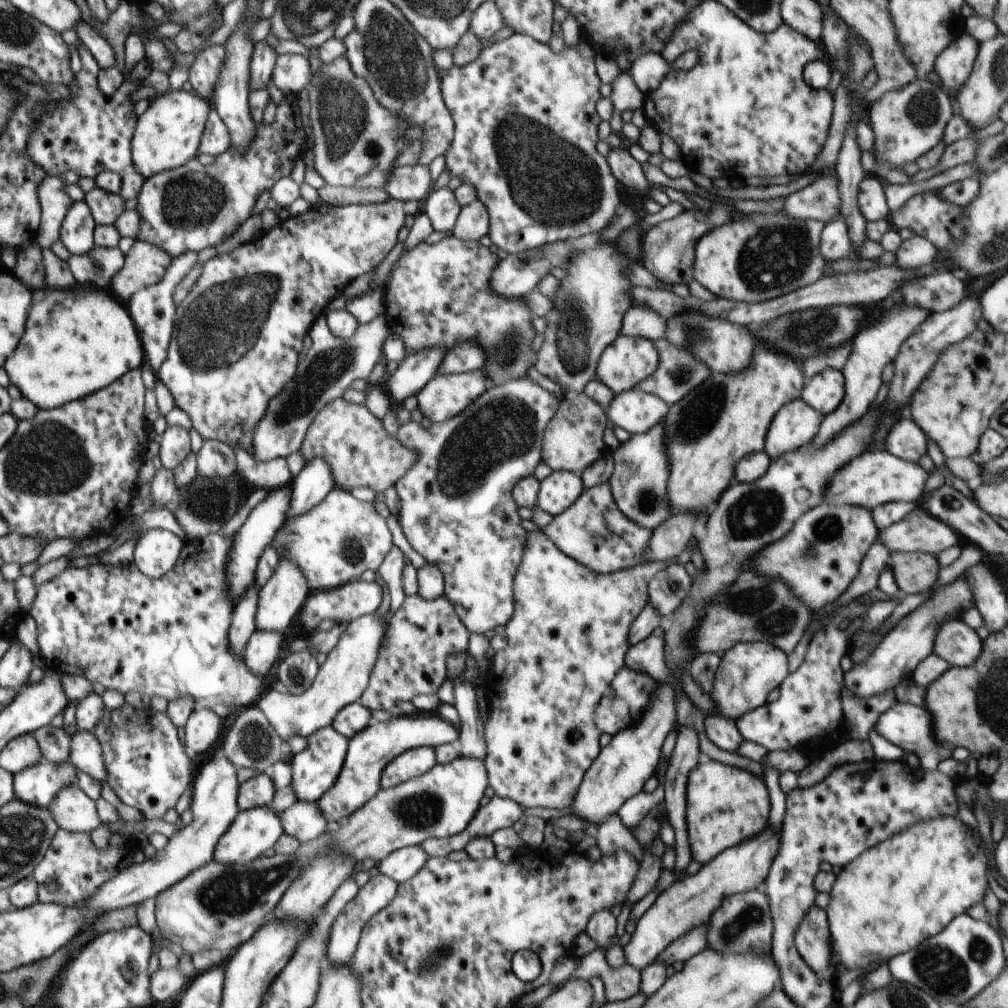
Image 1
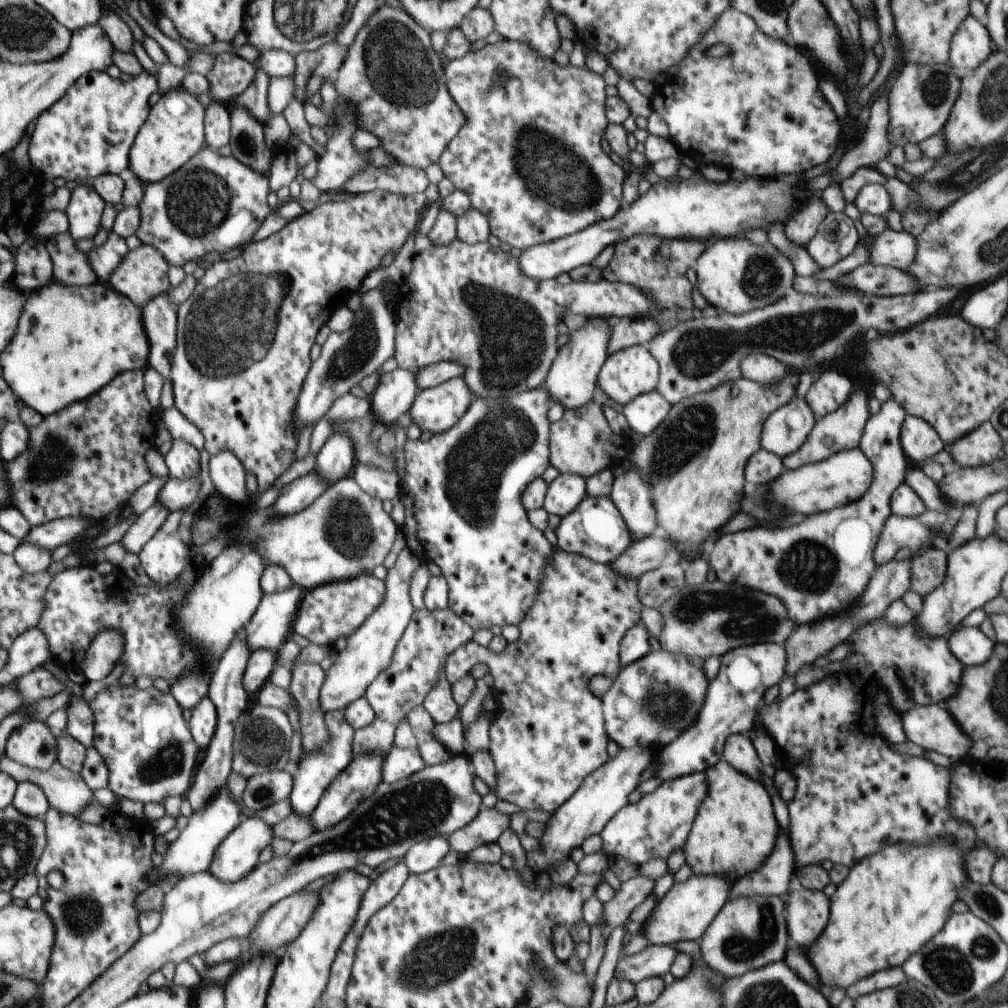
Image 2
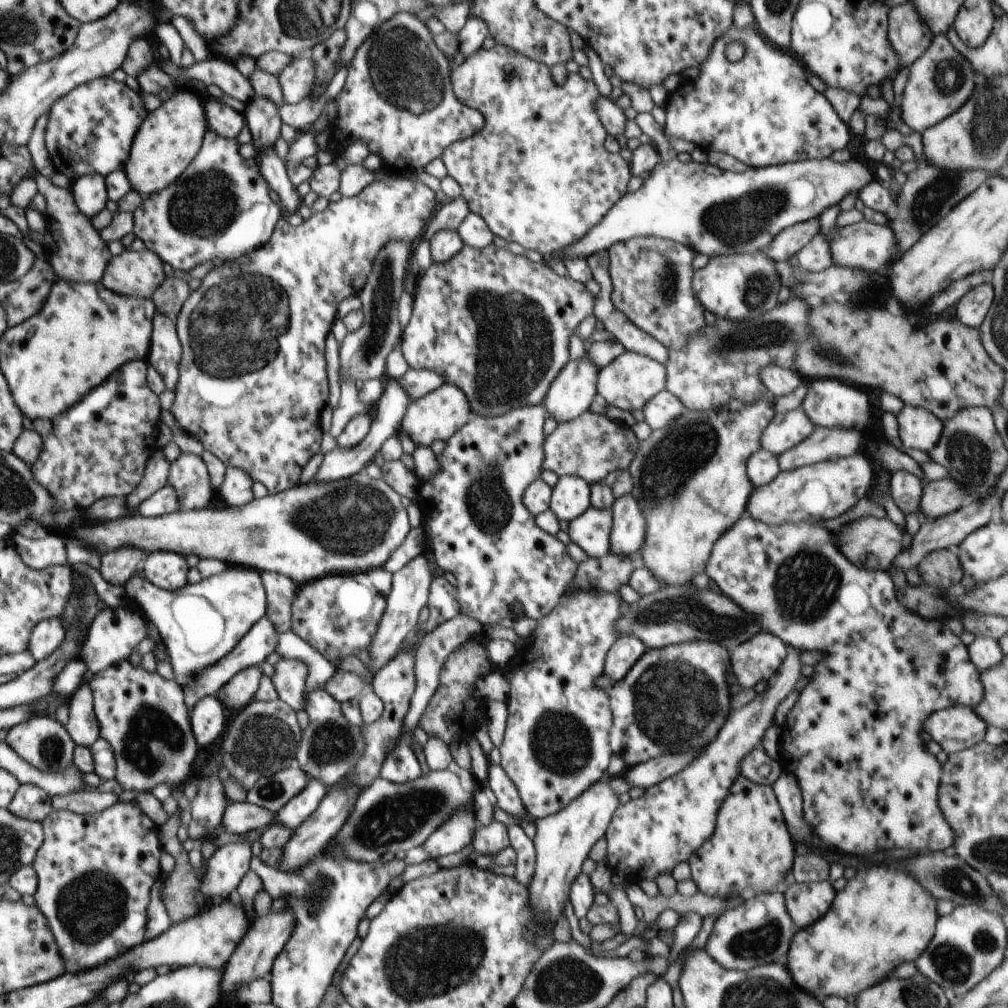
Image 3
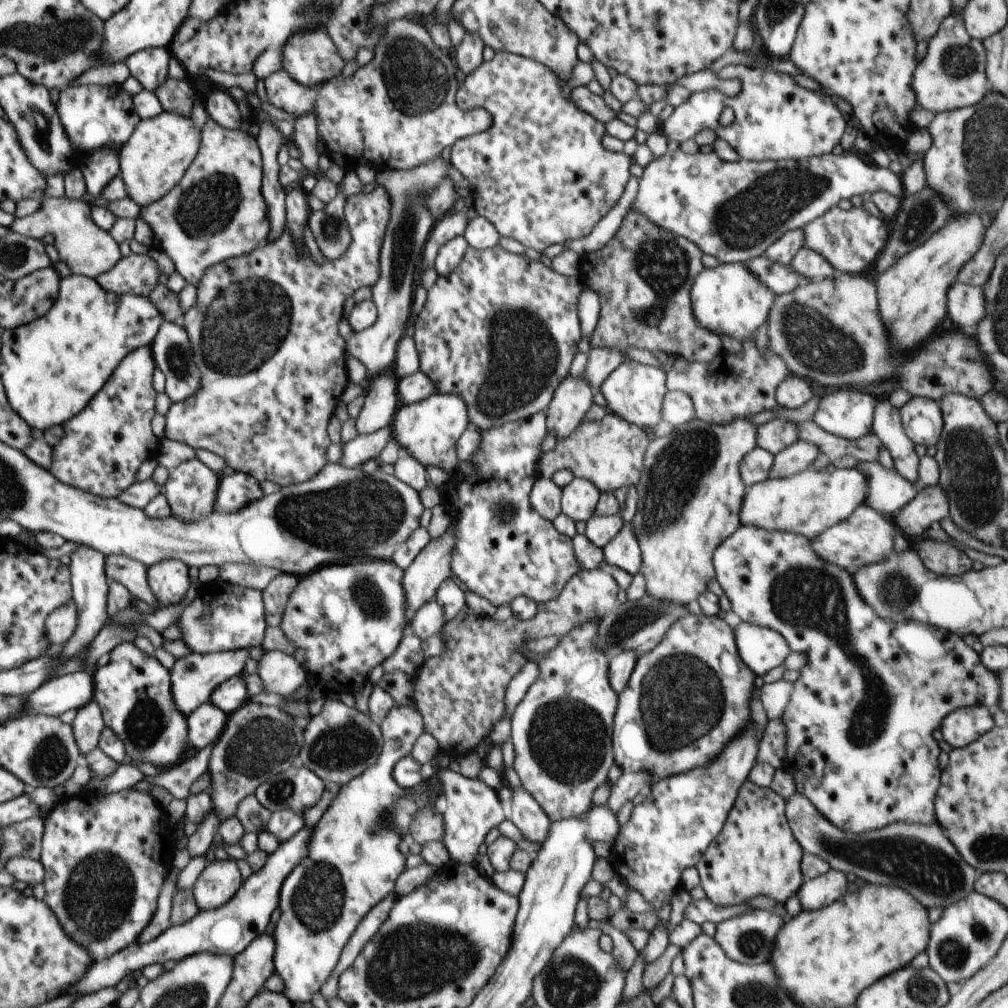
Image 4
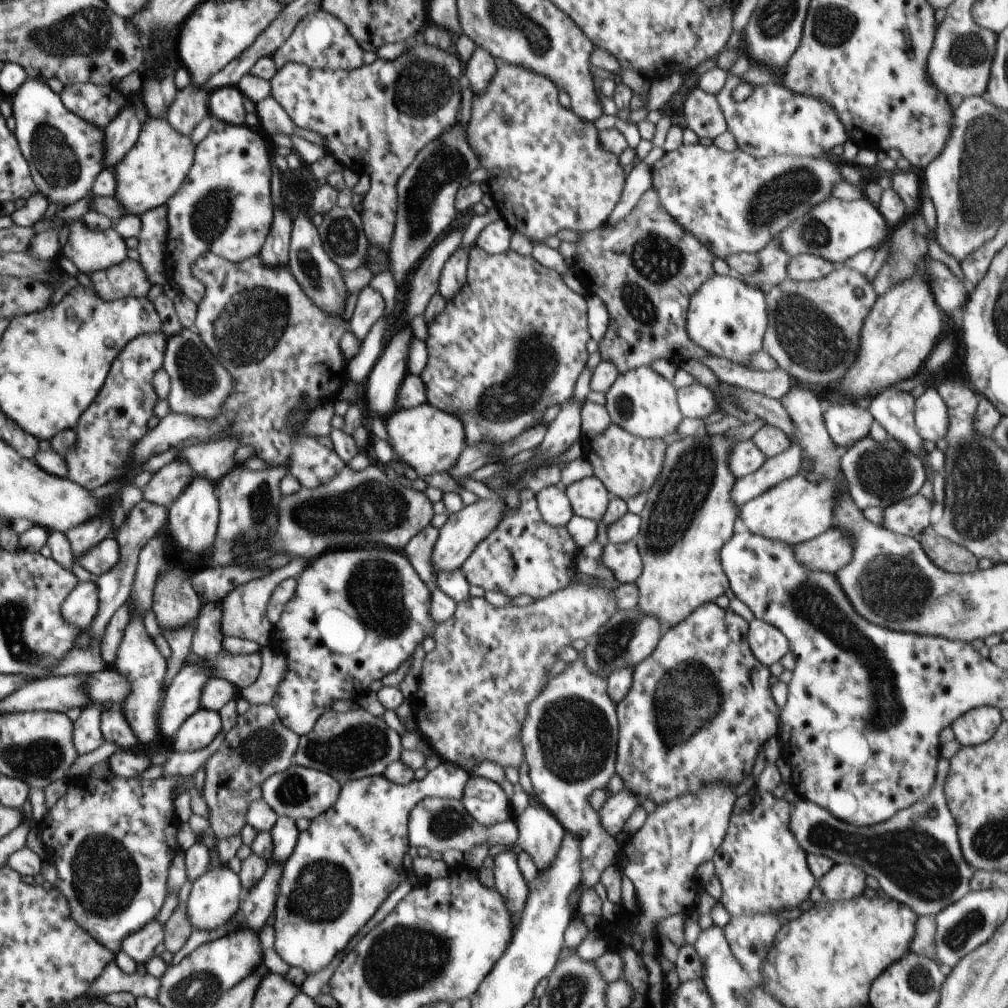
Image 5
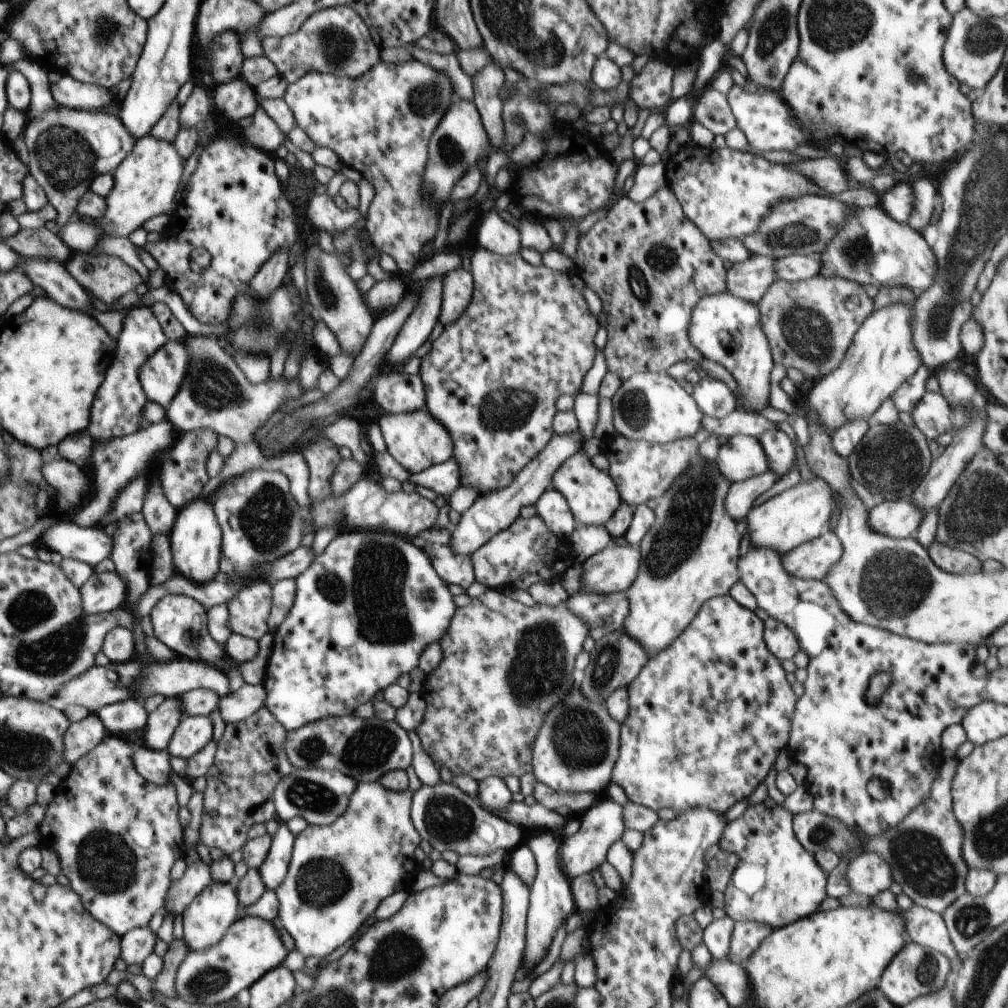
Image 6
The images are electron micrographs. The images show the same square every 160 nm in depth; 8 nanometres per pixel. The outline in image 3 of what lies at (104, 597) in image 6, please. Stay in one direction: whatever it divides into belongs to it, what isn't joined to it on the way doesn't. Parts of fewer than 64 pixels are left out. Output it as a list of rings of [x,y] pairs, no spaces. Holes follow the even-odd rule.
[[[60,617],[41,620],[32,629],[27,650],[38,662],[49,657],[62,644],[66,633]]]

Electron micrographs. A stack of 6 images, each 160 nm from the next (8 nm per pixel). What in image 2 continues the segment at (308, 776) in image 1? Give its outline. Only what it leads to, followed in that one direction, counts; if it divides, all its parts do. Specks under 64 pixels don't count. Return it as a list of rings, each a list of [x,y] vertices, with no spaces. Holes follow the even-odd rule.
[[[345,709],[331,710],[325,714],[330,738],[321,751],[311,752],[298,762],[300,772],[293,778],[293,789],[289,800],[291,809],[301,817],[309,817],[330,783],[344,770],[353,759],[352,741],[355,728],[346,720]]]

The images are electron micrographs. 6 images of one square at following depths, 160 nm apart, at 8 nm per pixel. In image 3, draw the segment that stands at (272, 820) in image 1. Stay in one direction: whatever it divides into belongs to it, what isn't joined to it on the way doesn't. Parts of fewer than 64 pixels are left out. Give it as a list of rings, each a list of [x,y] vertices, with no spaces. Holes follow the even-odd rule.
[[[230,843],[218,847],[208,859],[198,890],[208,897],[212,904],[224,901],[236,894],[240,880],[250,869],[252,843]]]

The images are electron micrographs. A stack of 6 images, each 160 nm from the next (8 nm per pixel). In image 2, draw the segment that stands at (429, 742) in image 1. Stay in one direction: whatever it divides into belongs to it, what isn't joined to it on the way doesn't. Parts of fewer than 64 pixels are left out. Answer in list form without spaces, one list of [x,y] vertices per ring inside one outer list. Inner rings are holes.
[[[370,753],[353,757],[352,762],[326,788],[318,806],[309,816],[315,831],[323,831],[336,826],[352,814],[359,802],[362,802],[365,798],[370,798],[370,795],[376,792],[378,785],[383,781],[382,765],[385,756]]]

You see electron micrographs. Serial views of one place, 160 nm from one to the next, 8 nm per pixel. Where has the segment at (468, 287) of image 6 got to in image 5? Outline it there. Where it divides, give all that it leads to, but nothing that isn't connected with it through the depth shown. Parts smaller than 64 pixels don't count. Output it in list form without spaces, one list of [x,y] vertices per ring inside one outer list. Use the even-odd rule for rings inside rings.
[[[460,246],[450,255],[441,270],[438,290],[446,302],[456,297],[466,284],[470,249],[470,246]]]

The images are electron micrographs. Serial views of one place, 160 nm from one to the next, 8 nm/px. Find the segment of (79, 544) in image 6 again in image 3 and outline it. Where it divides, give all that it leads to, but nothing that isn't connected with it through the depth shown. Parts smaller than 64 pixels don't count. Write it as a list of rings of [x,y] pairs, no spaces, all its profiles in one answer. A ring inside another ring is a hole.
[[[233,566],[201,582],[188,583],[177,591],[158,588],[145,576],[135,573],[126,581],[124,588],[158,629],[176,673],[175,681],[180,686],[191,684],[201,670],[230,653],[267,609],[261,573],[248,567]]]

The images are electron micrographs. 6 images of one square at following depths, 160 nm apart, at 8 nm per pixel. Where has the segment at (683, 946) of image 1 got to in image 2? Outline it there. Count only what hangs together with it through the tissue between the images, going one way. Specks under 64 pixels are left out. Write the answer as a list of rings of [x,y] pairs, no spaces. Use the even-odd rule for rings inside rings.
[[[650,945],[642,952],[622,957],[616,965],[615,976],[633,985],[650,977],[664,977],[677,952],[668,945]]]

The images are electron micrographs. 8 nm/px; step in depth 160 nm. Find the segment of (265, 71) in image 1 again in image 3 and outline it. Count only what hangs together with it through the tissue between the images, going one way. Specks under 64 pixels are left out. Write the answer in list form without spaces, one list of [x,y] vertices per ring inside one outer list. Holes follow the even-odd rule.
[[[254,96],[246,105],[247,108],[243,114],[253,136],[251,143],[255,146],[255,150],[258,153],[266,149],[274,150],[274,144],[280,138],[280,126],[282,126],[279,107],[270,99],[258,96]]]

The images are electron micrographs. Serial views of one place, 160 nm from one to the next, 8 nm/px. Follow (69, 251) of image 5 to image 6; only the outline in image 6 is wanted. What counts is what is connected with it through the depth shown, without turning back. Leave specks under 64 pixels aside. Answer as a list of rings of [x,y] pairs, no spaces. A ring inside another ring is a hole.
[[[102,235],[102,238],[90,253],[100,253],[121,258],[128,266],[140,273],[146,285],[149,283],[151,272],[138,256],[139,249],[130,243],[128,237],[106,237]]]

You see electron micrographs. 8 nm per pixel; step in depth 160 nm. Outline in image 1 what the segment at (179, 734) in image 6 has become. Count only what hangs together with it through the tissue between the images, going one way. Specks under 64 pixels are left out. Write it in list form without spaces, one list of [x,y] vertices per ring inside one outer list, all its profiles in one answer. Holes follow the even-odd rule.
[[[211,707],[194,708],[185,724],[185,746],[192,756],[208,752],[222,733],[223,713]]]

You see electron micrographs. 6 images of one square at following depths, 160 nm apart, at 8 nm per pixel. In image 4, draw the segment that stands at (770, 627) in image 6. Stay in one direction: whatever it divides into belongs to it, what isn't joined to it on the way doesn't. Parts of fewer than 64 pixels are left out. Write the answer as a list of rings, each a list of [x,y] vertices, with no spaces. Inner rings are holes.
[[[741,621],[733,631],[739,657],[758,677],[784,664],[791,652],[786,639],[775,630]]]

